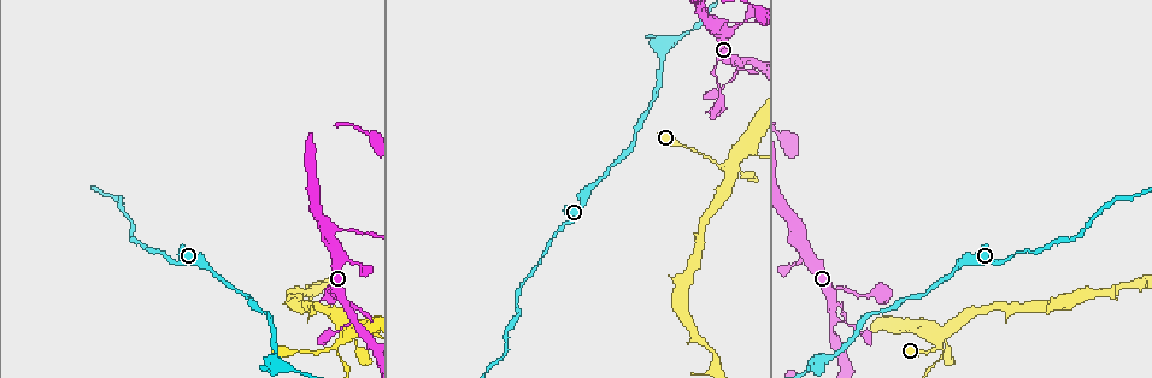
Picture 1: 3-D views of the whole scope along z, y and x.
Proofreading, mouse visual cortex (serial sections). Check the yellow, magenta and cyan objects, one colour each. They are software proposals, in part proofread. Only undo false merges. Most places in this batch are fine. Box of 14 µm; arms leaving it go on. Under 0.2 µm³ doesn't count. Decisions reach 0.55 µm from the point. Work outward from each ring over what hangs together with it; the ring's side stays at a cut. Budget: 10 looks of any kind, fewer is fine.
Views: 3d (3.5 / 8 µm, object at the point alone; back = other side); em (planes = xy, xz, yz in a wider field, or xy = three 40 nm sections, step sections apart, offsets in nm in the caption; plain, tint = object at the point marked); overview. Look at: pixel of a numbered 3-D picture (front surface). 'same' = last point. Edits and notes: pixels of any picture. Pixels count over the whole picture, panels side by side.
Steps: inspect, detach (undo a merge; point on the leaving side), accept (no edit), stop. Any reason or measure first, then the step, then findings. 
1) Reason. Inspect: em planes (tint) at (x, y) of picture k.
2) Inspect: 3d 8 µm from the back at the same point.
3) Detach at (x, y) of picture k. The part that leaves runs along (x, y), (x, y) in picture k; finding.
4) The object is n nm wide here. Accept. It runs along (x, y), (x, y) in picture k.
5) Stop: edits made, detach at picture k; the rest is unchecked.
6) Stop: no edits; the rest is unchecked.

Sudden change in width. Inspect: 3d 3.5 µm from the back at (212, 274) of picture 1.

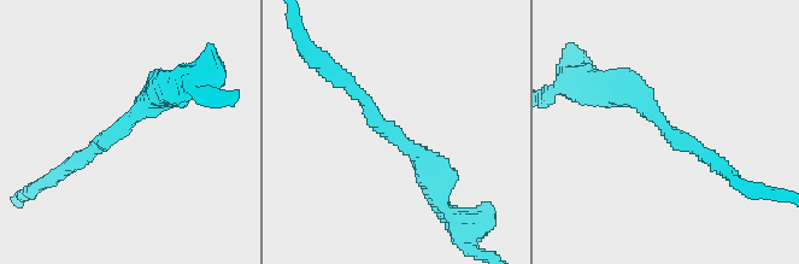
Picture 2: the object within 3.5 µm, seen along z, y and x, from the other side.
The arms are 200, 400 nm wide. Inspect: em xy step 3 (tint) at (394, 136) of picture 2.

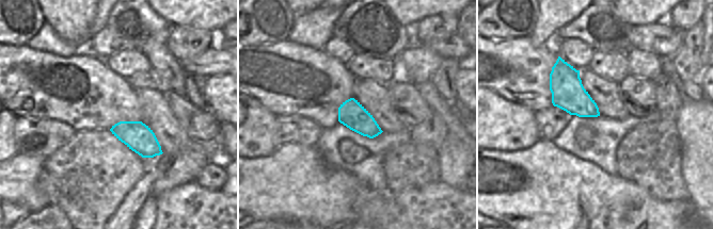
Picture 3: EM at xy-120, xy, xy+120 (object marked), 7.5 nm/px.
Accept. It runs along (434, 188), (427, 163), (346, 82) in picture 2; all the same cell.

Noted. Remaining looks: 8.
Inspect: 3d 3.5 µm at (278, 358) of picture 1.

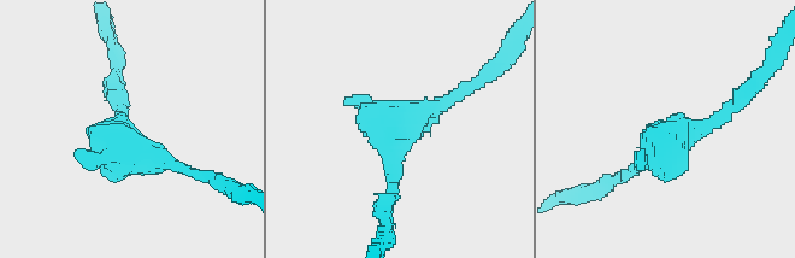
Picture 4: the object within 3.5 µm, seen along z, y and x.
Need the tissue. Inspect: em xy step 2 (tint) at (126, 129) of picture 4.

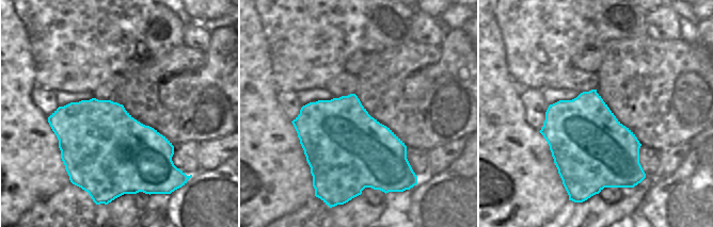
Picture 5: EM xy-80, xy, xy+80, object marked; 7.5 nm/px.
Inspect: em xy step 1 (tint) at the same point.

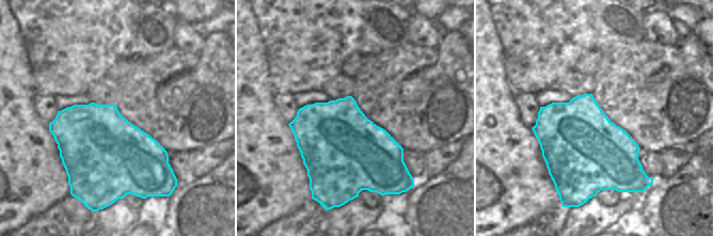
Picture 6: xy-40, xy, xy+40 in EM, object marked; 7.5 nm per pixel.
The object is 600 nm wide here. Accept. It runs along (752, 87), (714, 124), (643, 164) in picture 4; one cell here.

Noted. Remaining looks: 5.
Two arms in line, one across. Inspect: 3d 8 µm from the back at (336, 231) of picture 1.

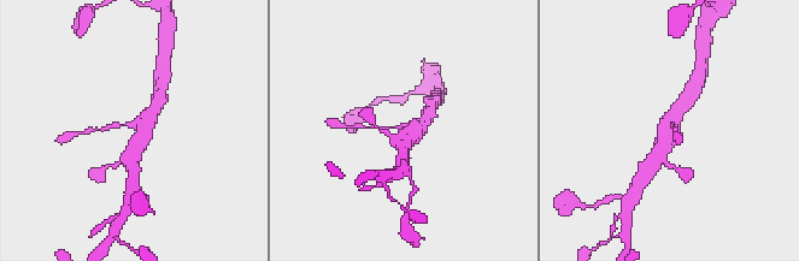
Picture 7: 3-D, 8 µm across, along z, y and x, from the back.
3 arms meet here; the arms are 150, 400, 500 nm wide; need the tissue. Inspect: em xy step 5 (tint) at (403, 125) of picture 7.

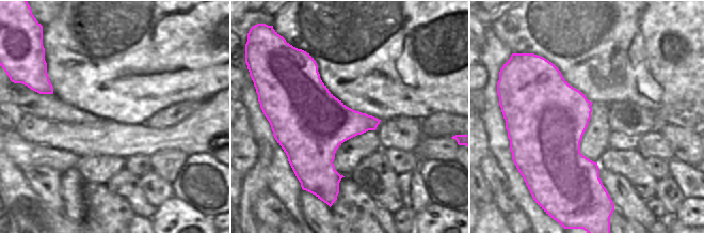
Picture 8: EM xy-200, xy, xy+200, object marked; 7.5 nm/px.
Accept. It runs along (657, 155), (671, 119), (686, 100) in picture 7; one cell here.

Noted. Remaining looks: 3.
Three arms meet. Inspect: 3d 3.5 µm at (342, 338) of picture 1.

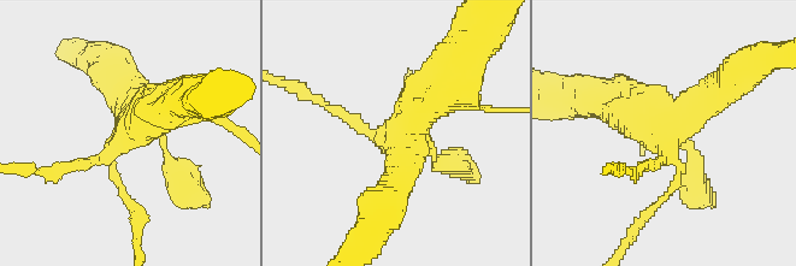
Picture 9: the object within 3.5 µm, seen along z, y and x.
Inspect: em xy step 5 (tint) at (666, 135) of picture 9.

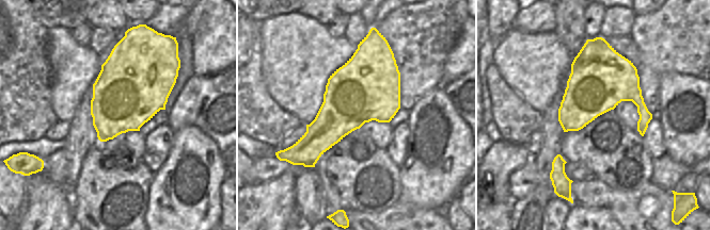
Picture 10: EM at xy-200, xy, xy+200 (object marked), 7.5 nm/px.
Accept. It runs along (641, 166), (724, 86) in picture 9; all the same cell.

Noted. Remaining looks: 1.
Stop: no edits; the rest is unchecked.

